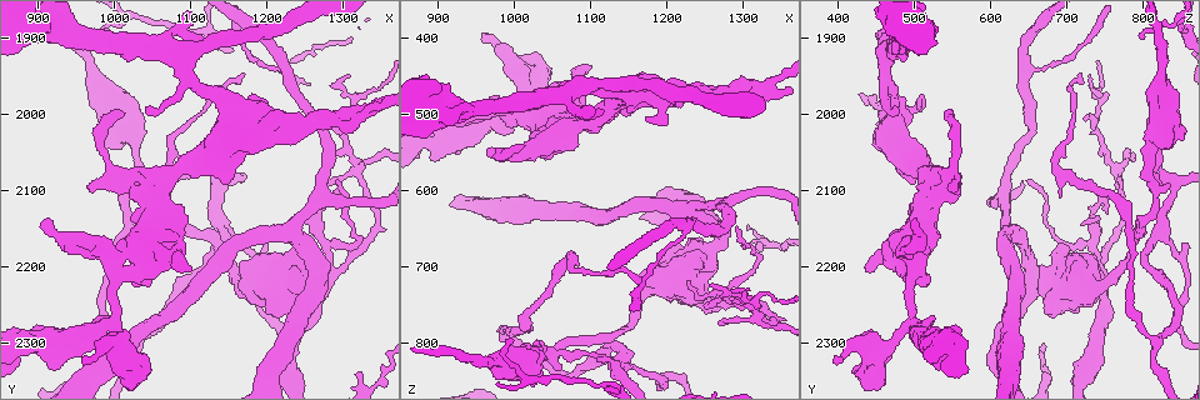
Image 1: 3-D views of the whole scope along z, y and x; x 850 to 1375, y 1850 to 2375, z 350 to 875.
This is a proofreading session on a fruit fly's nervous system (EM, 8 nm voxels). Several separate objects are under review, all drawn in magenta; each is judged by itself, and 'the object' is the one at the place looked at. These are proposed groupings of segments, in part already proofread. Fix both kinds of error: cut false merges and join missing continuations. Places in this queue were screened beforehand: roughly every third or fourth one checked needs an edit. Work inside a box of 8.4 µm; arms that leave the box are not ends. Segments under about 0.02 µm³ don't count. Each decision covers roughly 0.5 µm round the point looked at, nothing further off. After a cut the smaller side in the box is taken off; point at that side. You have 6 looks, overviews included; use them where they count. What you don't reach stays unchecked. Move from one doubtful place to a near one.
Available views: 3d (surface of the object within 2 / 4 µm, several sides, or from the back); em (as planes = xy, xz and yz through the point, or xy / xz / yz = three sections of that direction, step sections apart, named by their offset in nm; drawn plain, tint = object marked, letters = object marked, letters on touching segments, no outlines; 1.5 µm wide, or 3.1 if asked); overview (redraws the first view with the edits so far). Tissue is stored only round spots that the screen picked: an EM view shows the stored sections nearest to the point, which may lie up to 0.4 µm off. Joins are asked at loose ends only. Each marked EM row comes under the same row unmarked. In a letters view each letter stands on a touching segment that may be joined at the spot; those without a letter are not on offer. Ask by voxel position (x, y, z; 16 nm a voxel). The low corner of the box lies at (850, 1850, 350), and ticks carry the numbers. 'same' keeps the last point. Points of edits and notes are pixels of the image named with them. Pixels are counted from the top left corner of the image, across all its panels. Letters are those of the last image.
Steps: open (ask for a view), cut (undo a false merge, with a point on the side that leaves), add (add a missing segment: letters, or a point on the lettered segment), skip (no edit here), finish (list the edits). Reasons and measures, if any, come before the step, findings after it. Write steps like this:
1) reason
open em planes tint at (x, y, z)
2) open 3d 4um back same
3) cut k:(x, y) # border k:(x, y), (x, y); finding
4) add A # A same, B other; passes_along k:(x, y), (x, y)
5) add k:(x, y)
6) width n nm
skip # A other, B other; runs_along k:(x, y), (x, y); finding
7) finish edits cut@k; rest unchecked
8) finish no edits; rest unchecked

an open end
open 3d 2um at (1305, 1950, 730)

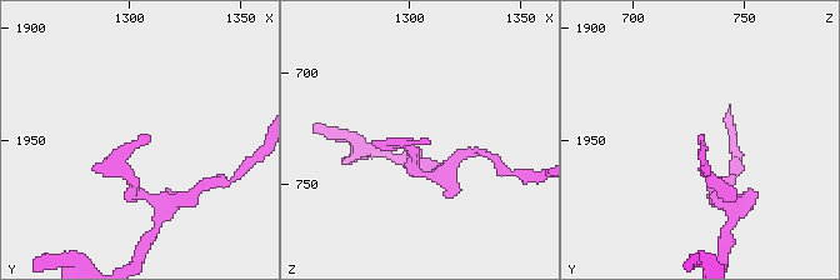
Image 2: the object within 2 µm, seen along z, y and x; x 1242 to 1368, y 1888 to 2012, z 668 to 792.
need the tissue
open em planes letters at (1308, 1948, 730)

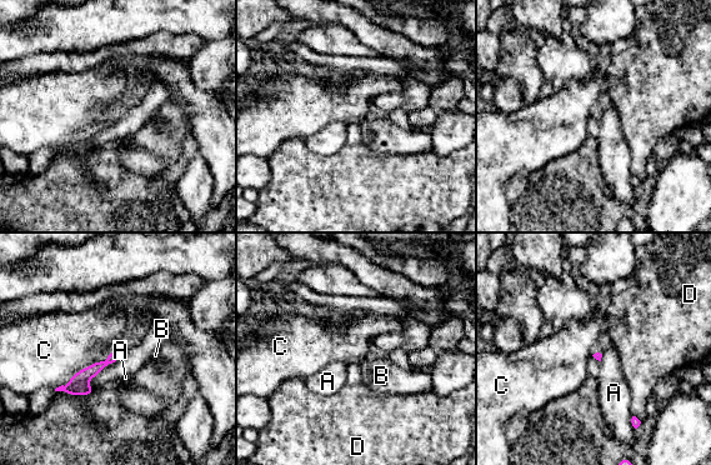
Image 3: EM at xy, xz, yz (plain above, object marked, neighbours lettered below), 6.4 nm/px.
skip # A other, B other, C other, D other; runs_along 3:(115, 355), (68, 389); none of them fits

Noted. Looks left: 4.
abrupt turn
open em planes tint at (1150, 2160, 825)

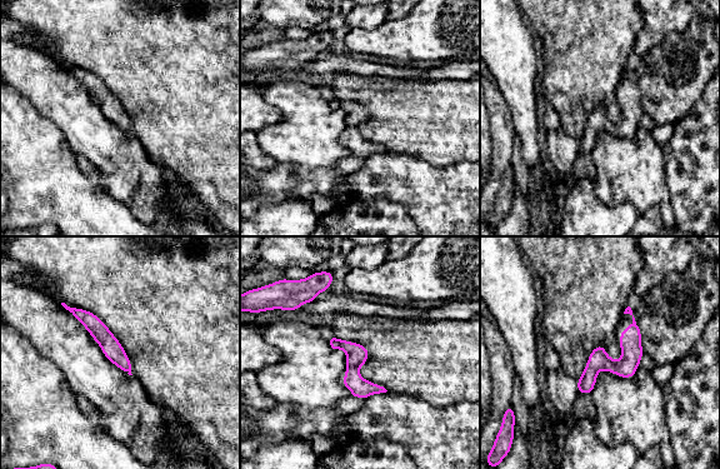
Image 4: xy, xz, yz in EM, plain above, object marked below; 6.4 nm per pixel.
open em planes letters same

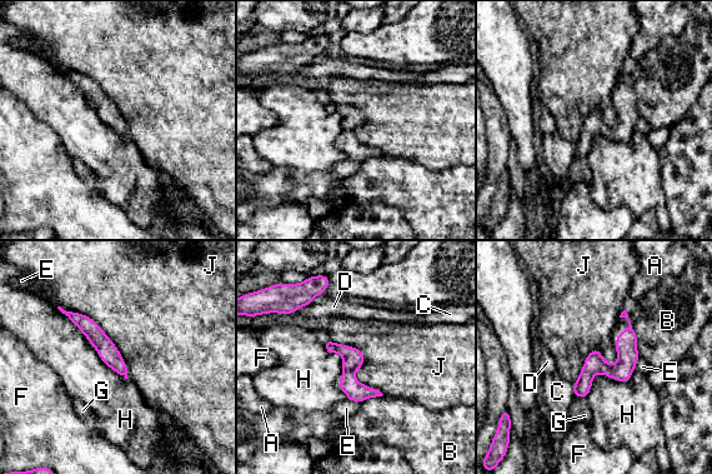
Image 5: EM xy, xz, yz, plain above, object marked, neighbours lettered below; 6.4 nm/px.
longest_contact J 650 nm
skip # A other, B other, C other, D other, E other, F other, G other, H other, J other; border 5:(58, 305), (96, 323), (129, 378); all the same neuron

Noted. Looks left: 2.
branch point
open 3d 4um back at (1035, 2300, 820)

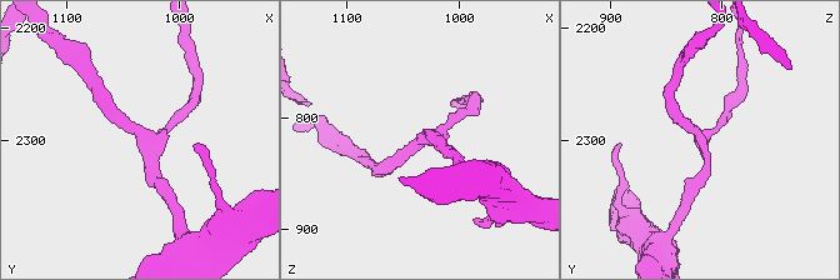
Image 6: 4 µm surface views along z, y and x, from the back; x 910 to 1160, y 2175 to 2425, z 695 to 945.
open em planes letters at (1032, 2298, 820)

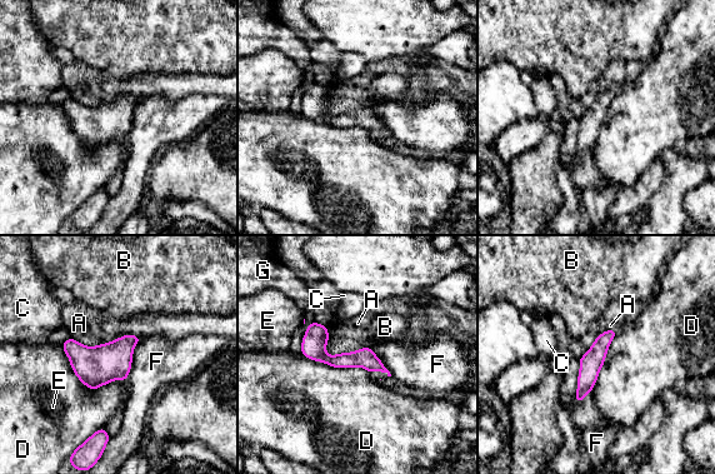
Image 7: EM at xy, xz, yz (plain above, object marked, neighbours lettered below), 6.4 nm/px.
skip # A other, B other, C other, D other, E other, F other, G other; runs_along 7:(305, 339), (326, 359), (380, 368); all the same neuron

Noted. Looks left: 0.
finish no edits; rest unchecked

